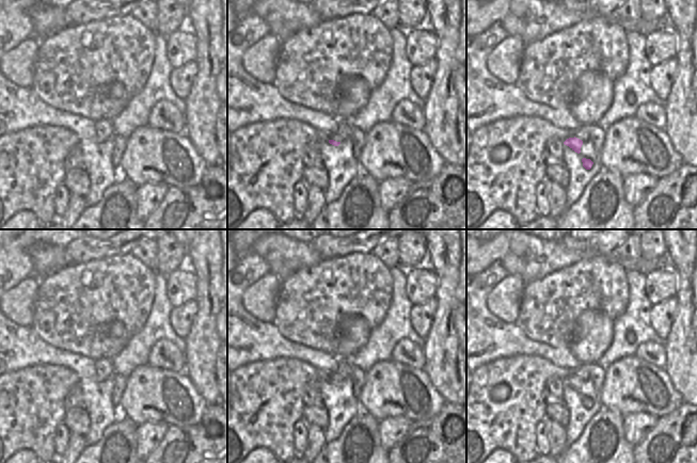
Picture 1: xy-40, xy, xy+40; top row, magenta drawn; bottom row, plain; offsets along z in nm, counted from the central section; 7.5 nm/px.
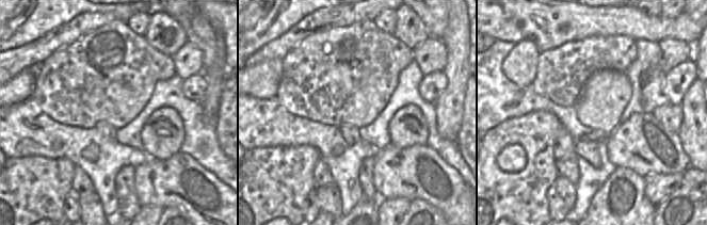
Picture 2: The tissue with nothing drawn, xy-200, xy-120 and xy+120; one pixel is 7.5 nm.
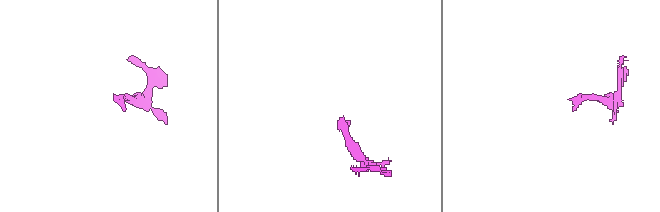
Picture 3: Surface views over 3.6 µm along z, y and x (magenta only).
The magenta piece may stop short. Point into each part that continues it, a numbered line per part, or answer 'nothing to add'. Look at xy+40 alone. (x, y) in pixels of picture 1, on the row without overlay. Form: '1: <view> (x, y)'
1: xy+40 (581, 371)

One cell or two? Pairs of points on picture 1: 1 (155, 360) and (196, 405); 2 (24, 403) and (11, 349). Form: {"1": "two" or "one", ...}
{"1": "two", "2": "two"}

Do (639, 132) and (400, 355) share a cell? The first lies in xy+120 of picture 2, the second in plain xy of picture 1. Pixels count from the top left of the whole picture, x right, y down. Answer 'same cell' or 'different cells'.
different cells

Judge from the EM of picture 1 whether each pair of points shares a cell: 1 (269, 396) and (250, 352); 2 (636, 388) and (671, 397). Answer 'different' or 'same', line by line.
1: different
2: same

